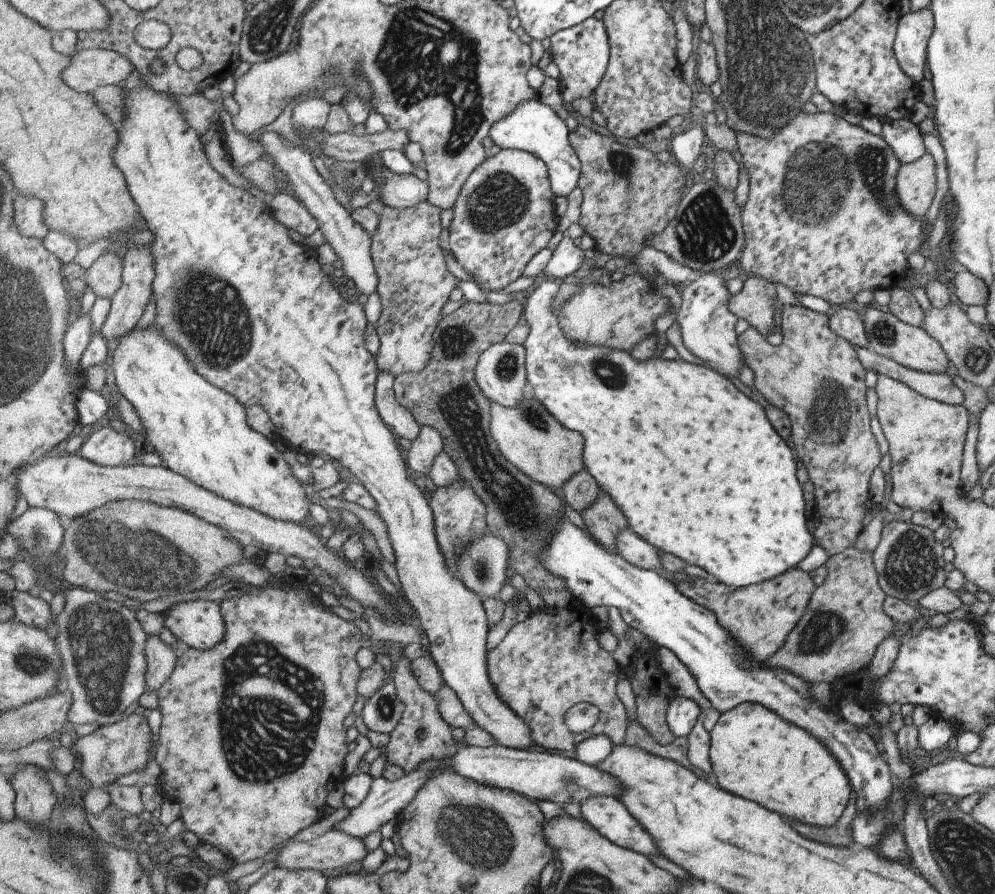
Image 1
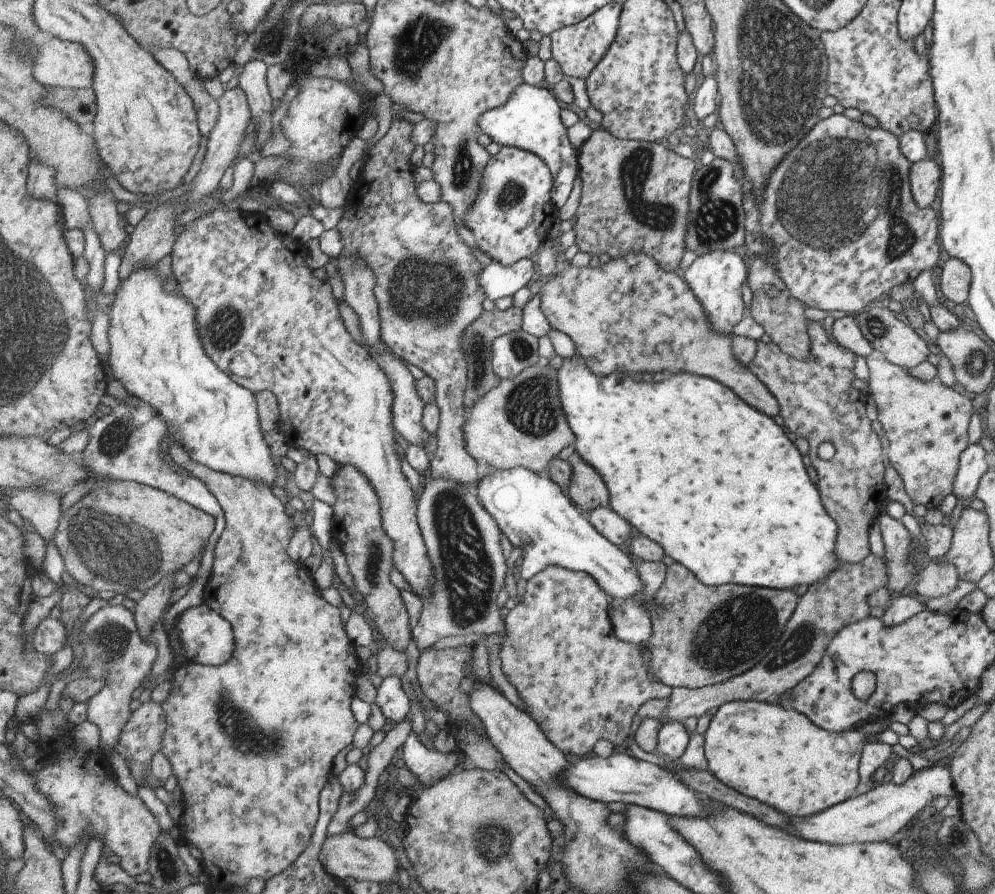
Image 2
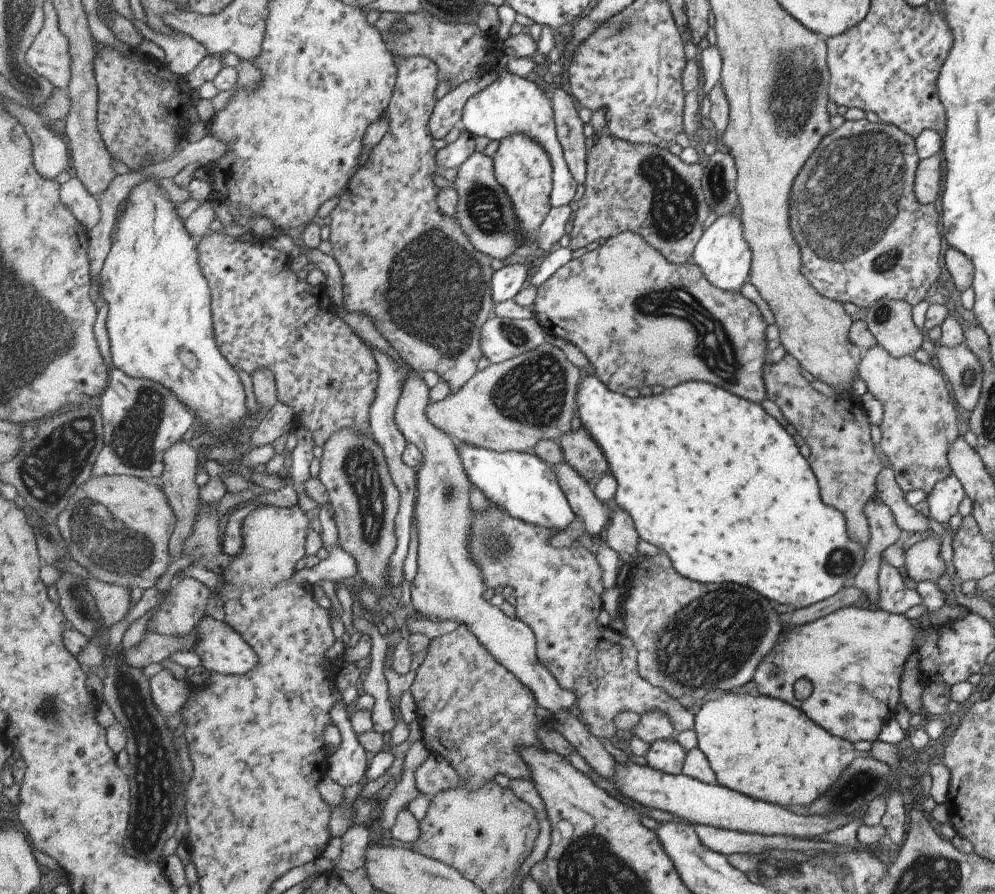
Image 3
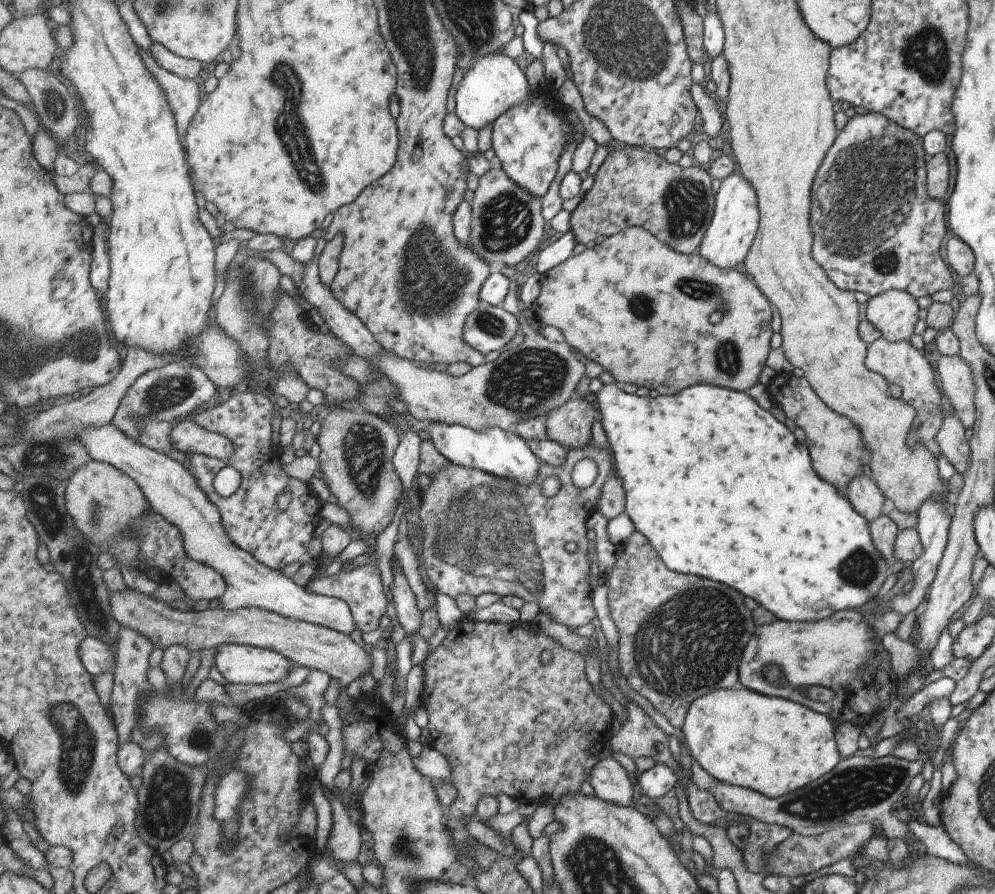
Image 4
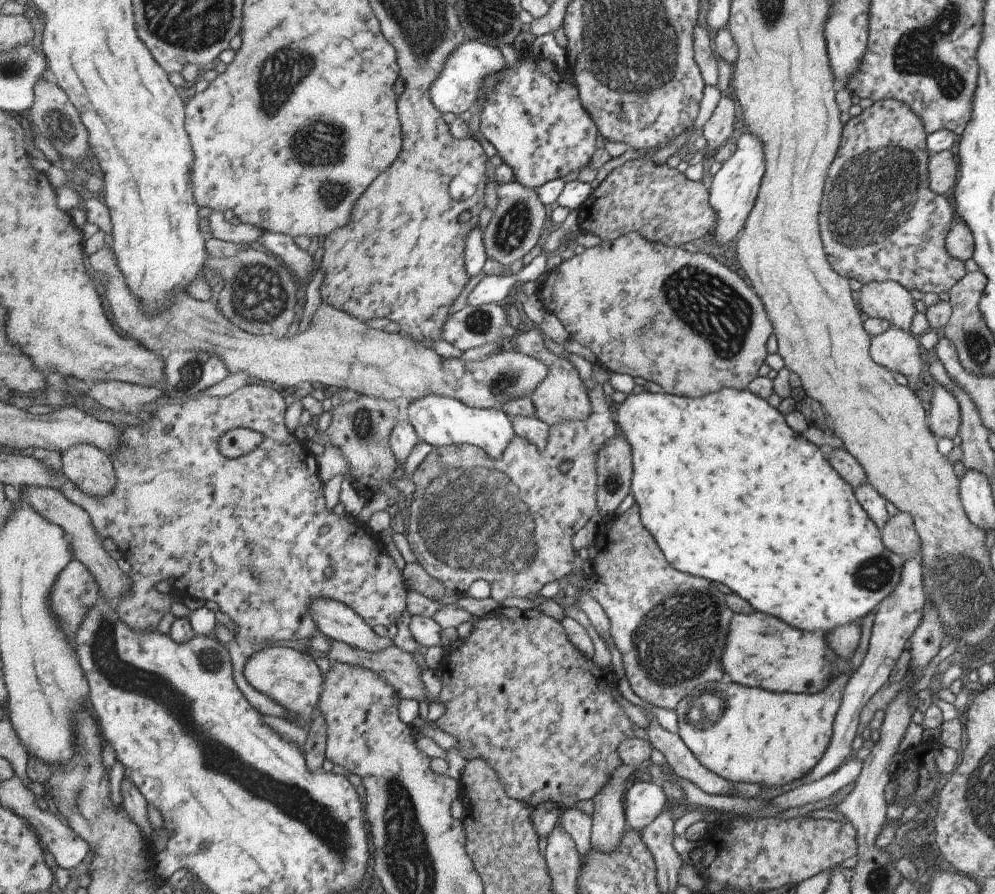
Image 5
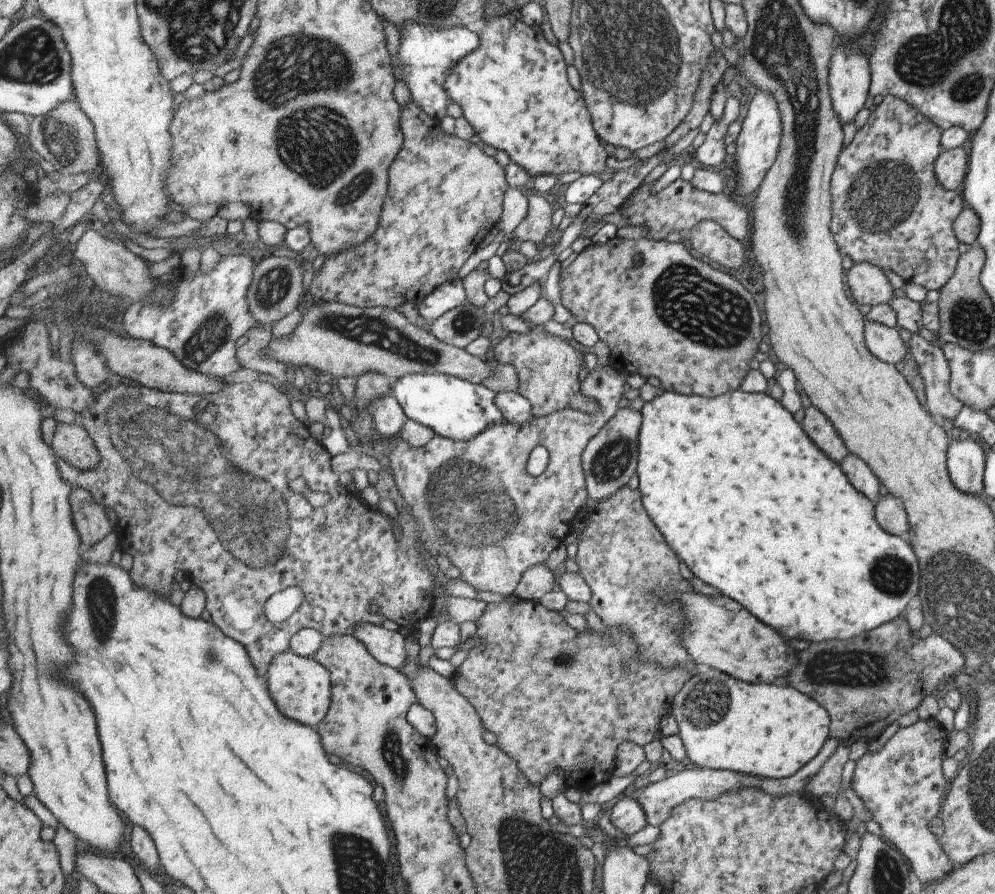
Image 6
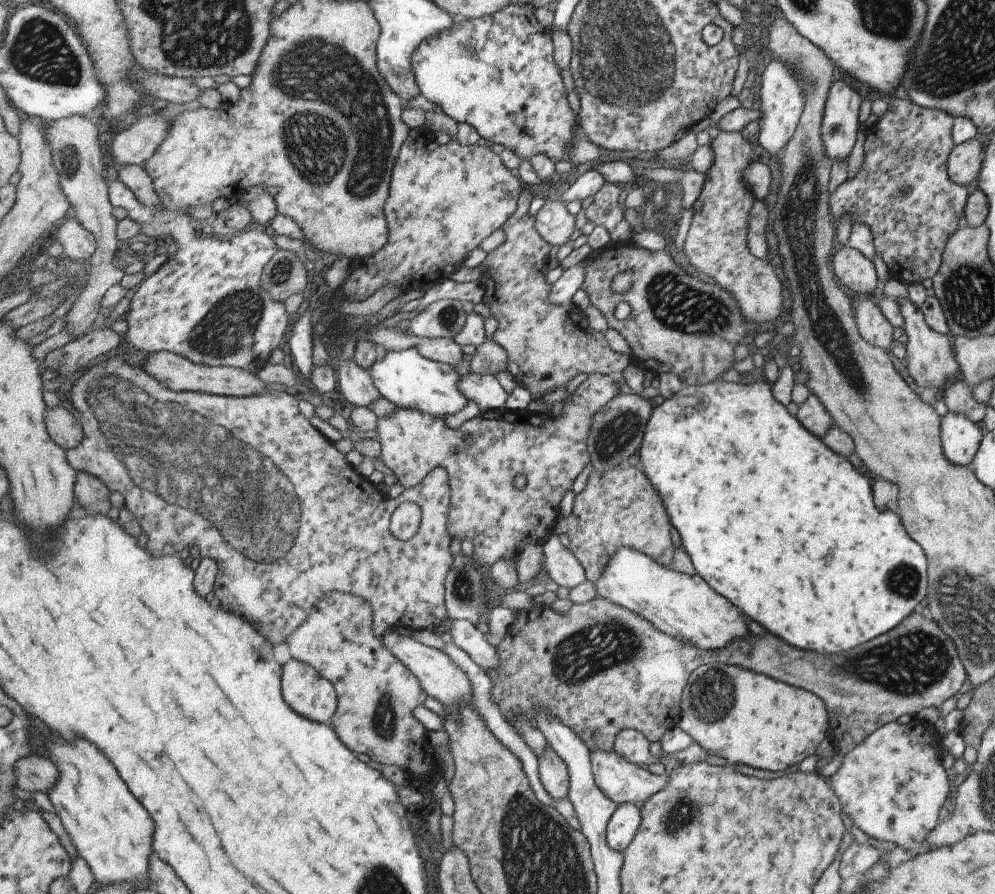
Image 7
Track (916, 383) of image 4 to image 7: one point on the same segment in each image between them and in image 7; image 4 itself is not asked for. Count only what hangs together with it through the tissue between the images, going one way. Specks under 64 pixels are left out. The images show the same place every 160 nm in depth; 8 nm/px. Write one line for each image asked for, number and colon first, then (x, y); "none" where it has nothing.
5: (895, 350)
6: (884, 343)
7: (871, 324)

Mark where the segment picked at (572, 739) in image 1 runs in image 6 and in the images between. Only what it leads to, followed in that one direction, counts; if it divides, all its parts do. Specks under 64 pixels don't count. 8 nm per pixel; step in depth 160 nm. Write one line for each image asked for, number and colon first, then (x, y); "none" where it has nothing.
2: (580, 683)
3: (557, 589)
4: (479, 533)
5: (513, 522)
6: (475, 502)

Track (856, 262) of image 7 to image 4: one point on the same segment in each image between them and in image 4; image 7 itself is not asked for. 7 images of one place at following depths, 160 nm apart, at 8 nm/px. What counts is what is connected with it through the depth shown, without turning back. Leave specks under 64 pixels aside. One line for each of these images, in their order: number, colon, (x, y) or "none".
4: (893, 313)
5: (887, 300)
6: (866, 284)

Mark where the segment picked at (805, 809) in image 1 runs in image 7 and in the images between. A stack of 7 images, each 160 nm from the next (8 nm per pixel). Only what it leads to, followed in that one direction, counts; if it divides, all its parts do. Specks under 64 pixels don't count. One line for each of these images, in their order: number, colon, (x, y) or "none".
2: (776, 756)
3: (765, 750)
4: (772, 746)
5: (745, 735)
6: (771, 731)
7: (746, 718)

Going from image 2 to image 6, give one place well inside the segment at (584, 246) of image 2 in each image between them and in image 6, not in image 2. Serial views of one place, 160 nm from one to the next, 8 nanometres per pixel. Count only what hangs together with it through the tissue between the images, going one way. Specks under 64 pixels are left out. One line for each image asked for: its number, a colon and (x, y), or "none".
3: (640, 188)
4: (632, 187)
5: (661, 204)
6: (678, 206)

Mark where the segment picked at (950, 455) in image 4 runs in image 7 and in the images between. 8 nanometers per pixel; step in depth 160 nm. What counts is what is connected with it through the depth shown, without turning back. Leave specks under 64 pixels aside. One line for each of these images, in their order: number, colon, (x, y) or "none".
5: (943, 419)
6: (940, 403)
7: (930, 363)

